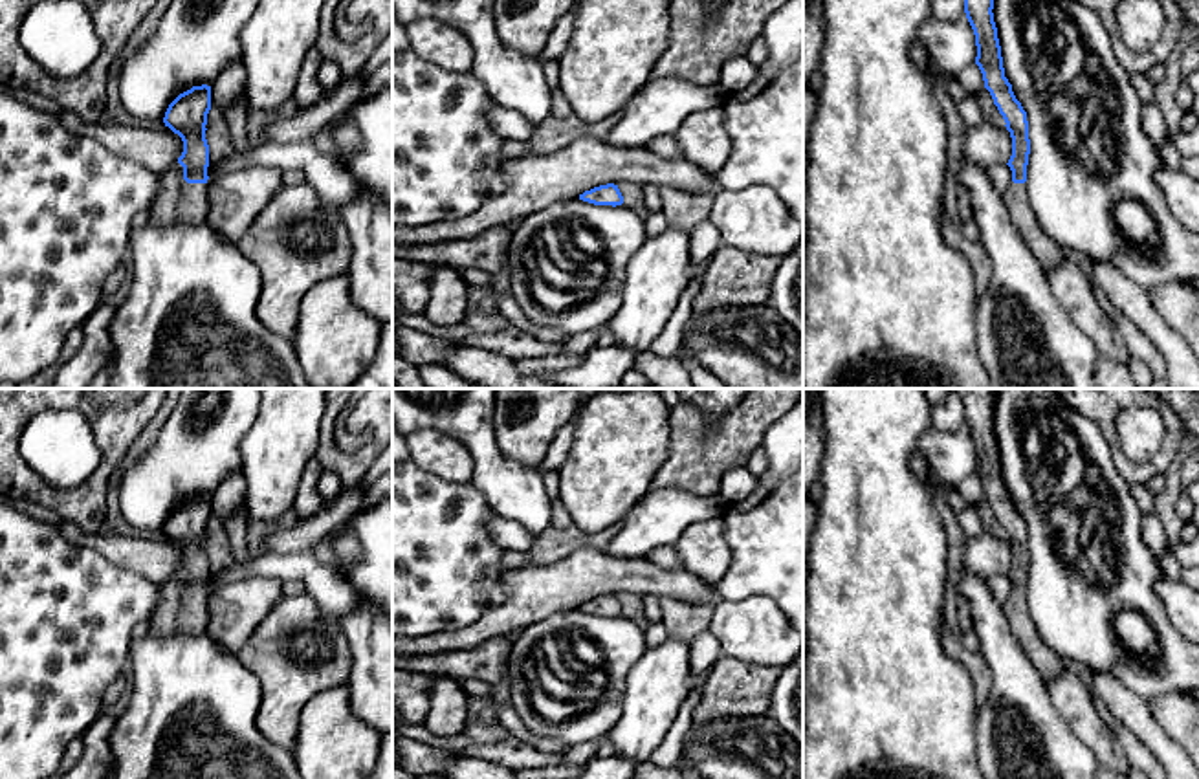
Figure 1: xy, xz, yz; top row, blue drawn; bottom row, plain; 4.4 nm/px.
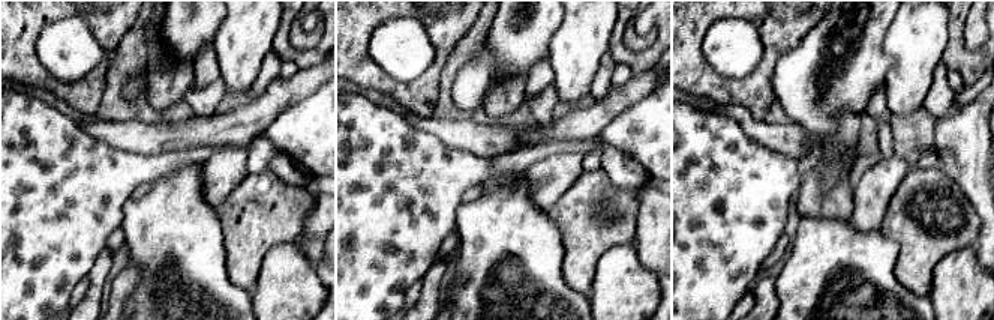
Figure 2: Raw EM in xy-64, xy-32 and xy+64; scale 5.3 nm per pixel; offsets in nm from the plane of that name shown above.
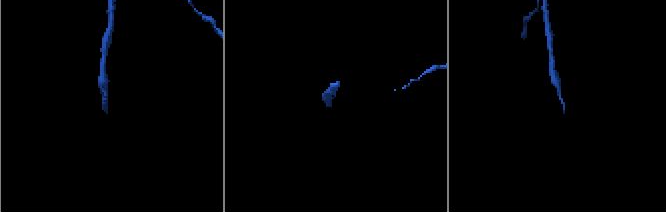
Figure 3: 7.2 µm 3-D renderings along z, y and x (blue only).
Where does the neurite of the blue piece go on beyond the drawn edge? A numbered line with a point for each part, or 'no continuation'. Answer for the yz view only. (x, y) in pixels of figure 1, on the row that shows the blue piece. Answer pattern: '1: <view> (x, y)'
1: yz (1045, 250)

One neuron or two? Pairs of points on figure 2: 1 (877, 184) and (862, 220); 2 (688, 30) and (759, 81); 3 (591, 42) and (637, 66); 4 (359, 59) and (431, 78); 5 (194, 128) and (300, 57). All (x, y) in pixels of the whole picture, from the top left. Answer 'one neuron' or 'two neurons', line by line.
1: one neuron
2: one neuron
3: two neurons
4: one neuron
5: two neurons

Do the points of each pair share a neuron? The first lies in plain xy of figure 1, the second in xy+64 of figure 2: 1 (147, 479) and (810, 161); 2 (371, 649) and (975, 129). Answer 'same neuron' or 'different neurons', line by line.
1: same neuron
2: same neuron

